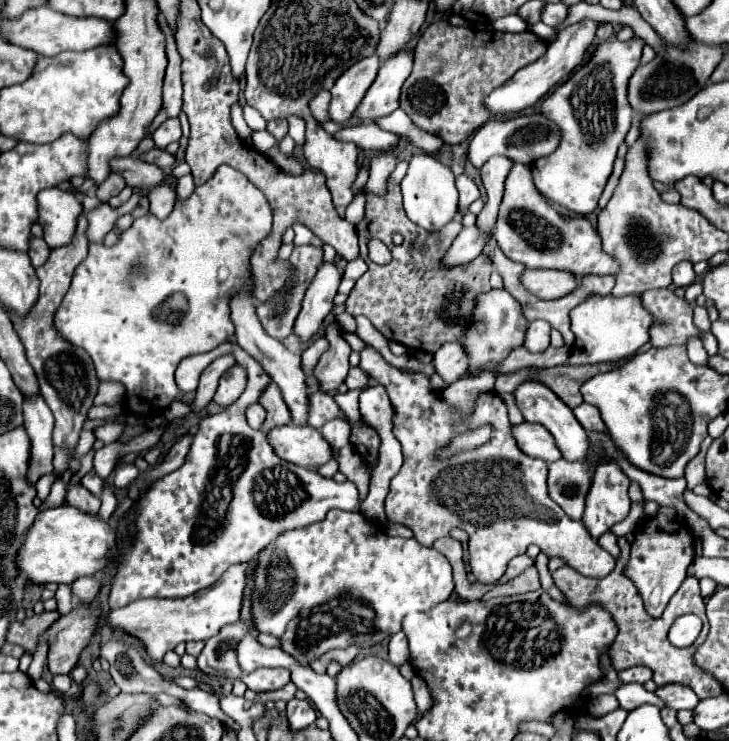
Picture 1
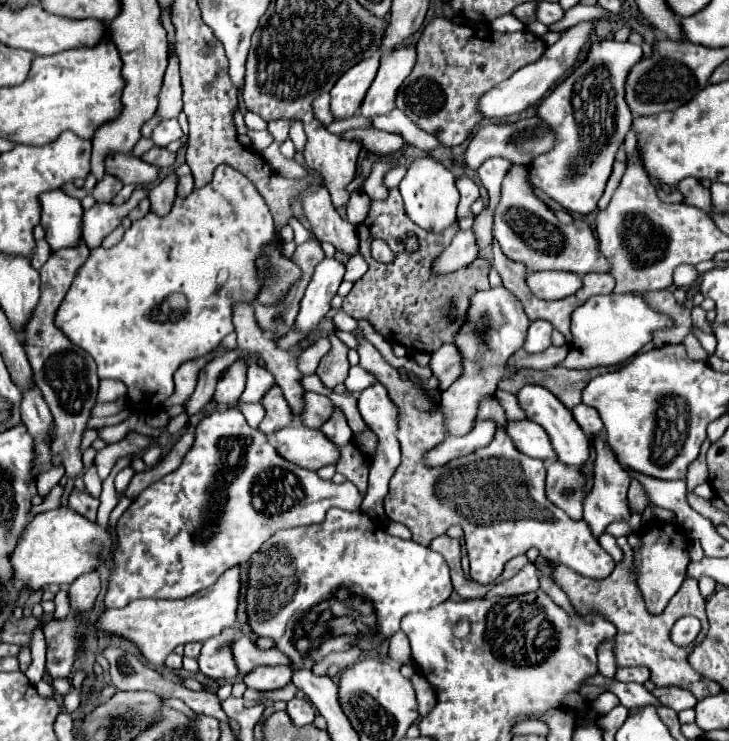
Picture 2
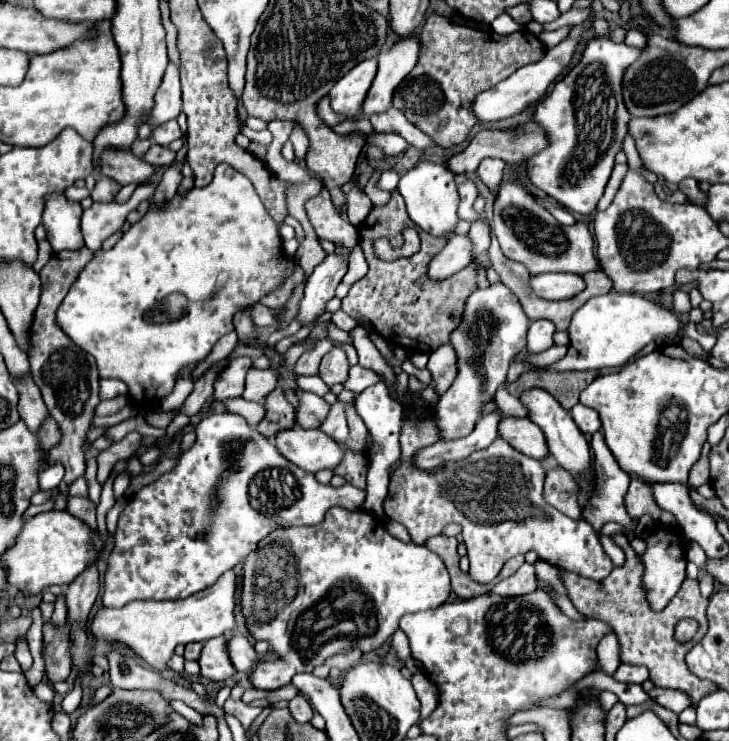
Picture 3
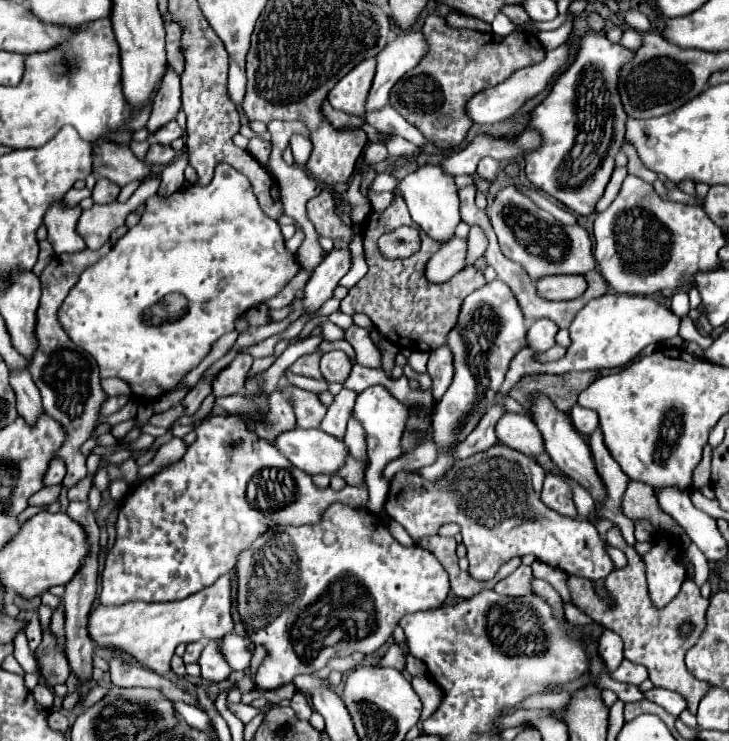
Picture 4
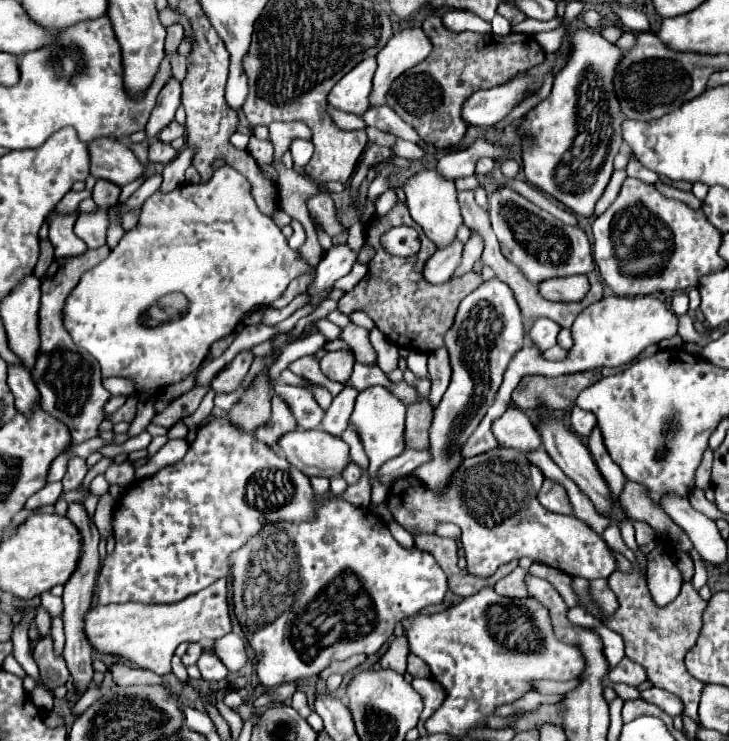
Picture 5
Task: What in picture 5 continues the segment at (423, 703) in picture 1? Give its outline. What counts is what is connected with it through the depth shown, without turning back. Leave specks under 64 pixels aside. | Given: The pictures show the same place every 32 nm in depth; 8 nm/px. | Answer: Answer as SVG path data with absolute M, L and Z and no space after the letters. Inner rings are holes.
M414 678L412 680L412 686L414 686L414 690L422 696L422 700L424 700L424 710L422 710L422 716L420 716L420 720L428 720L438 708L440 708L440 704L444 702L444 698L446 698L446 692L440 688L440 684L436 682L436 680L432 680L432 678Z

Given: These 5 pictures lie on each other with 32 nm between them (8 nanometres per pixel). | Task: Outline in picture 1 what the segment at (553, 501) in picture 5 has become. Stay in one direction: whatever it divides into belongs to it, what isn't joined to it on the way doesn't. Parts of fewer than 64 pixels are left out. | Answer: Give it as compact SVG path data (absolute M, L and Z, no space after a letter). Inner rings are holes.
M556 460L548 464L548 494L572 520L582 518L590 476L586 462L564 464L564 460Z

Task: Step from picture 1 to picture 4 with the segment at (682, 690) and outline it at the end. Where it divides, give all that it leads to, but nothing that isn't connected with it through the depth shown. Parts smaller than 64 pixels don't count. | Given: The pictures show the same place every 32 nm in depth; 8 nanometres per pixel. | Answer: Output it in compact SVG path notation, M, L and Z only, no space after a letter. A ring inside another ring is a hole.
M652 688L652 690L644 692L644 696L646 696L646 700L662 706L672 716L680 716L680 712L686 710L686 700L680 698L680 694L676 694L676 692L670 692L664 688Z

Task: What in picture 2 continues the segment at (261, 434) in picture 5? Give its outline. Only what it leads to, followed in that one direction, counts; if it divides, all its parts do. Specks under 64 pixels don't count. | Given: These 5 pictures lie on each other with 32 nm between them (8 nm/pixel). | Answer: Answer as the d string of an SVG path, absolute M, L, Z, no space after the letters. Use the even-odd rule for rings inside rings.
M274 386L264 398L262 398L262 406L266 408L266 418L260 422L258 430L264 432L266 436L274 434L280 428L286 428L292 424L294 414L290 404L284 400L284 394L278 386Z

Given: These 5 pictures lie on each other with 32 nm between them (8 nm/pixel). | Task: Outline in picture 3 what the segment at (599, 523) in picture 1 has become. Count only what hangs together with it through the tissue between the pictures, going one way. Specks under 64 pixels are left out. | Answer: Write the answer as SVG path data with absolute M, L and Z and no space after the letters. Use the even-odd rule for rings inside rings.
M594 432L594 434L592 434L592 438L590 438L590 448L592 448L592 452L594 452L594 472L596 472L596 480L598 480L598 490L596 490L596 494L592 494L592 500L590 500L590 504L588 504L586 512L584 512L584 518L586 518L594 528L598 528L598 530L600 530L600 526L606 524L606 522L622 524L624 536L626 536L628 540L634 540L632 518L630 518L630 516L626 514L626 510L624 510L624 494L626 494L628 484L630 484L632 478L630 478L630 476L618 466L618 462L614 460L612 452L608 450L608 446L606 446L606 442L604 442L602 432Z

